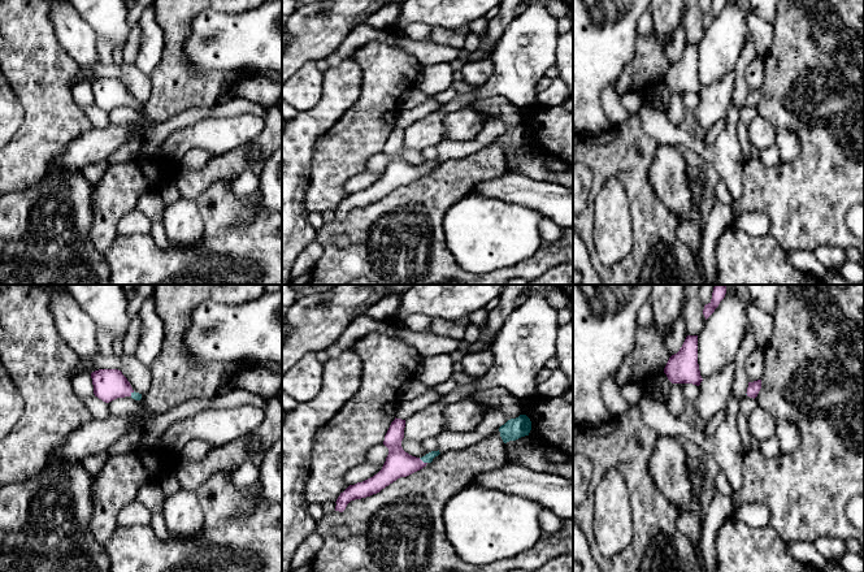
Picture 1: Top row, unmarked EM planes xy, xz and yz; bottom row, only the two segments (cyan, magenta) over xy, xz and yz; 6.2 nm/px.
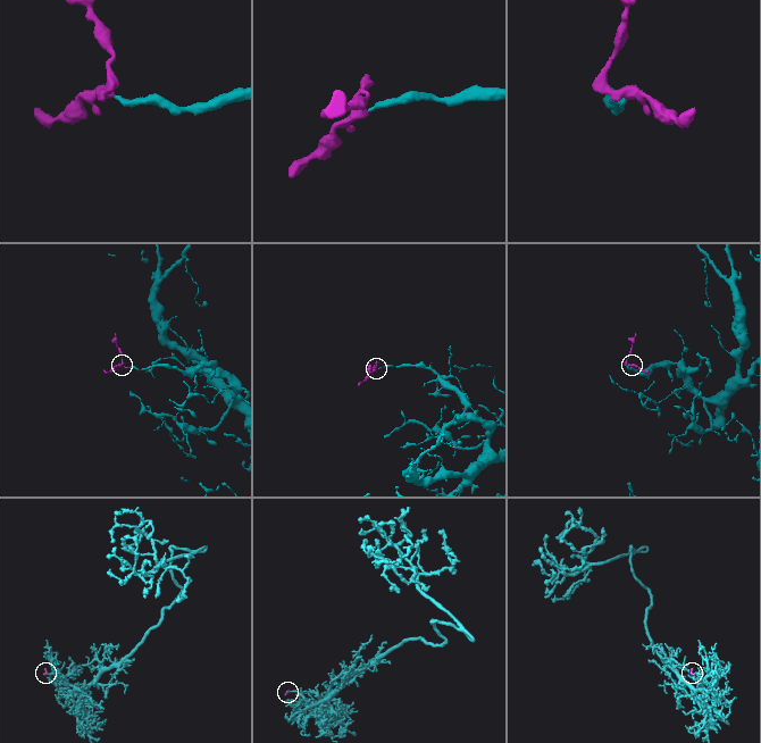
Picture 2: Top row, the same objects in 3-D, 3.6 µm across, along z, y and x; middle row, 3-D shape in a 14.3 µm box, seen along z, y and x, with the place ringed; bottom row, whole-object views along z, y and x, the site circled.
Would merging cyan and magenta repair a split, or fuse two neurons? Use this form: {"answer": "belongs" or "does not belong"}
{"answer": "belongs"}

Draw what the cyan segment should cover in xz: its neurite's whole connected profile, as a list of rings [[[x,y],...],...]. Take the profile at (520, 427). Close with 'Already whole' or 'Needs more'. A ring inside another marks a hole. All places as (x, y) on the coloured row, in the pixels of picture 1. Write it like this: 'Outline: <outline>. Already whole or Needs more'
Outline: [[[520,415],[516,419],[511,419],[499,428],[500,437],[504,443],[529,436],[530,430],[531,421],[526,415]]]. Already whole

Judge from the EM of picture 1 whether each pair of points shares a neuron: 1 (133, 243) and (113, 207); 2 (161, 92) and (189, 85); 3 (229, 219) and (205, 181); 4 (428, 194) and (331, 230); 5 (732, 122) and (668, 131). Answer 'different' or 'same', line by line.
1: different
2: same
3: different
4: same
5: same

